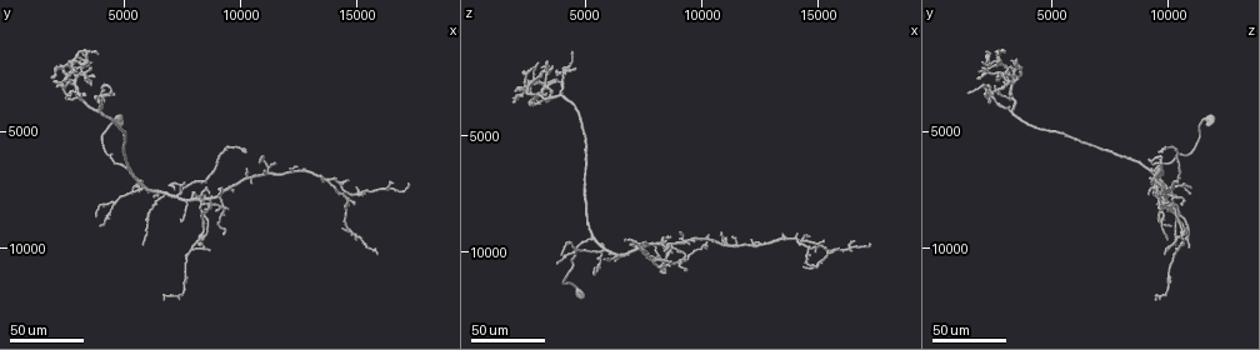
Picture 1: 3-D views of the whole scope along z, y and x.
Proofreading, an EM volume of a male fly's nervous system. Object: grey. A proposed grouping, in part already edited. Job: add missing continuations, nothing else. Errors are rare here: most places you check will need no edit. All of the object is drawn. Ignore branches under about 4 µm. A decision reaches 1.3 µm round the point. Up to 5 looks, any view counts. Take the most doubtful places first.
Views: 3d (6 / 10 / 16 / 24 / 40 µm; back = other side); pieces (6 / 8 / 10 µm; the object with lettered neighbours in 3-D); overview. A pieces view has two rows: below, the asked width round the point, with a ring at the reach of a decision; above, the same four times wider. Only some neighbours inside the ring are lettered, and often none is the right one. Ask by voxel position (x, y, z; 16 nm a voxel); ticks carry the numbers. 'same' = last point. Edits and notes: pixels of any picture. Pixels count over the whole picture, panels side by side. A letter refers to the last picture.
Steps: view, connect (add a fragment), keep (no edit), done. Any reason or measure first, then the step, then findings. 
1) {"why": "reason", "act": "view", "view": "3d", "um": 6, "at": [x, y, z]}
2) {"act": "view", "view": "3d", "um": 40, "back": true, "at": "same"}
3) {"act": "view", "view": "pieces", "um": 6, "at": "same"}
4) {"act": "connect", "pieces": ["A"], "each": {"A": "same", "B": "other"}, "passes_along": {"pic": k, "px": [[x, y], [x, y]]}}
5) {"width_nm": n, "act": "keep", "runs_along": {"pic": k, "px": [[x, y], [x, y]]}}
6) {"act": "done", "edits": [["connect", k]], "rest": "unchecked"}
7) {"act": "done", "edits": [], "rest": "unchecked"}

{"why": "end of a long branch", "act": "view", "view": "3d", "um": 24, "at": [5800, 9900, 10200]}

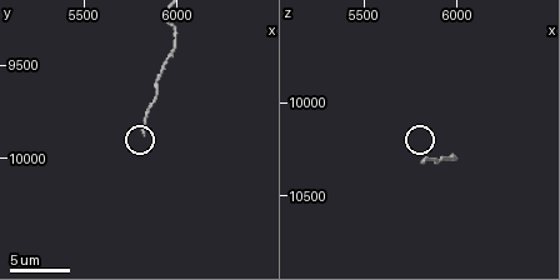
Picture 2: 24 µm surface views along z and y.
{"why": "what lies round it", "act": "view", "view": "pieces", "um": 10, "at": [5840, 9840, 10300]}

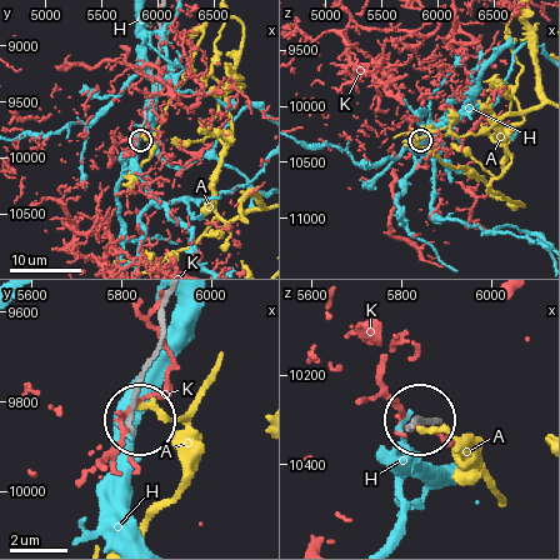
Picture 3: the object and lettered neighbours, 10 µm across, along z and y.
{"width_nm": 170, "act": "keep", "each": {"A": "other", "H": "other", "K": "other"}, "runs_along": {"pic": 3, "px": [[165, 306], [134, 426]]}, "found": "none of them fits"}

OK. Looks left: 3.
{"why": "end of a long branch", "act": "view", "view": "3d", "um": 40, "at": [9400, 9500, 10800]}

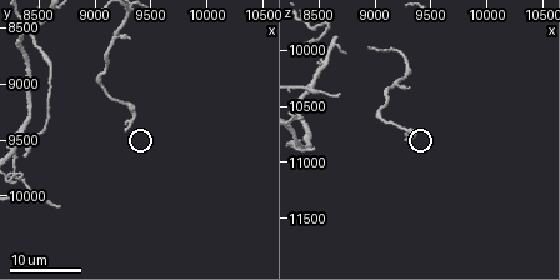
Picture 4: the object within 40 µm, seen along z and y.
{"act": "view", "view": "pieces", "um": 6, "at": [9280, 9400, 10760]}

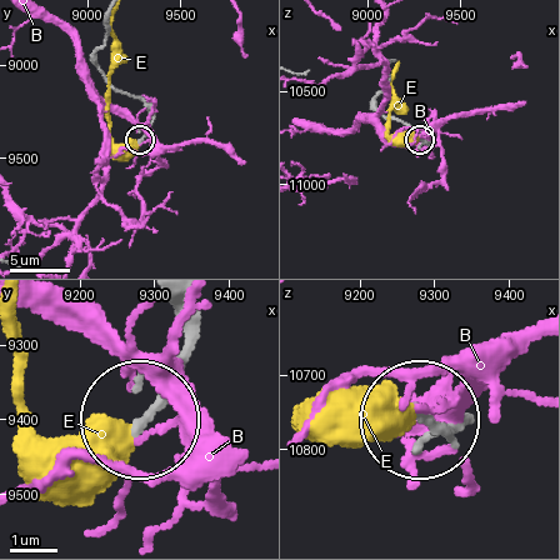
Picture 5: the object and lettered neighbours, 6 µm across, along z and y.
{"act": "keep", "each": {"B": "other", "E": "other"}, "runs_along": {"pic": 5, "px": [[174, 309], [190, 345], [146, 413]]}, "found": "no lettered fragment goes on from it"}

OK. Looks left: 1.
{"act": "done", "edits": [], "rest": "unchecked"}

